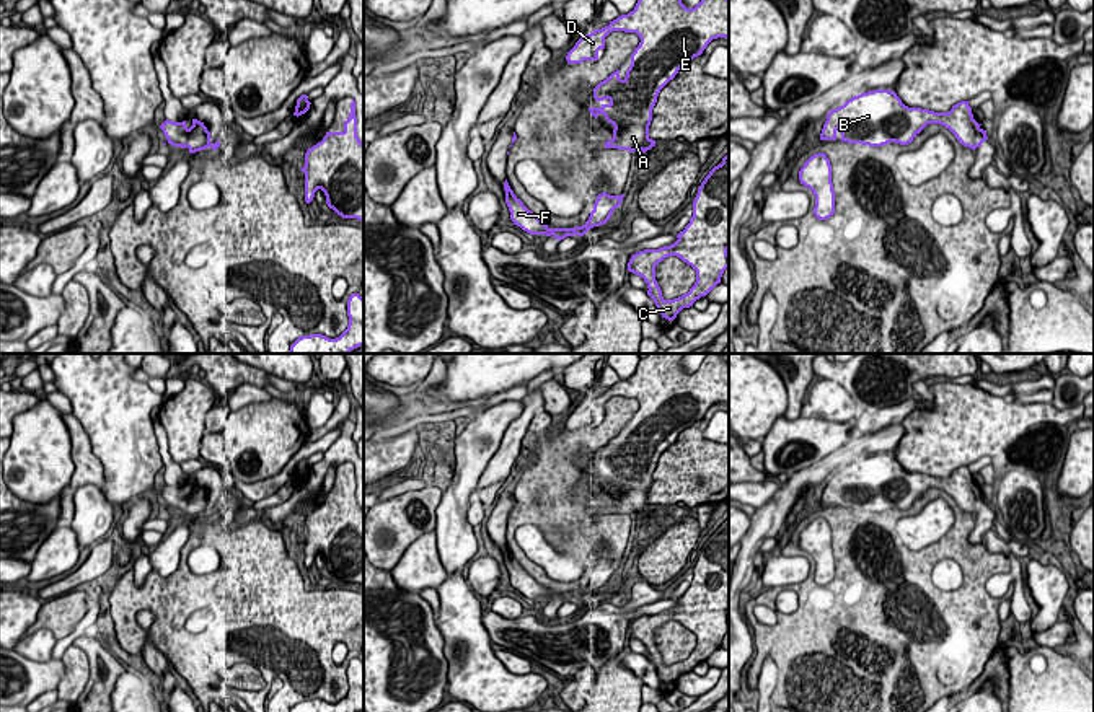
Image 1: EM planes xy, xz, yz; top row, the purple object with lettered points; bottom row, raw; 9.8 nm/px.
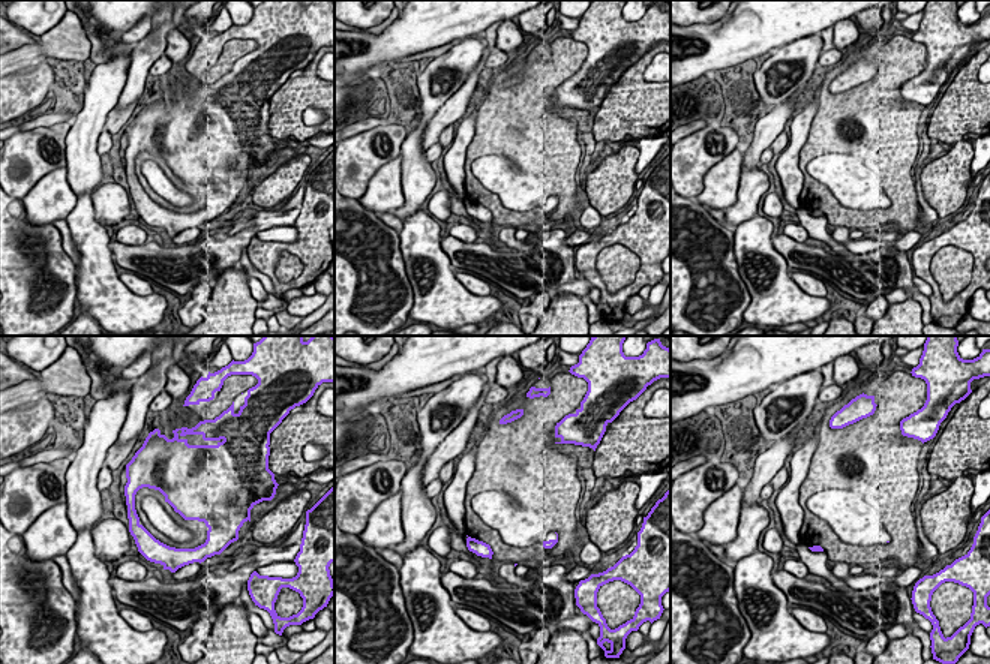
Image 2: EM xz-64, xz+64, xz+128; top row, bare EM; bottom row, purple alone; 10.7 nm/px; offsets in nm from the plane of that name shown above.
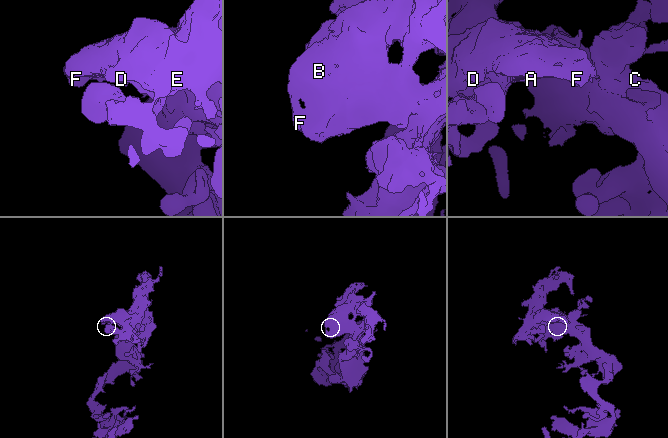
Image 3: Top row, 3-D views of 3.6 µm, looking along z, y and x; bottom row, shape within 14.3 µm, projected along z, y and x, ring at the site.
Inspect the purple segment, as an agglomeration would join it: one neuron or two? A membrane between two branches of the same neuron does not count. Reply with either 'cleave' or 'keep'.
keep

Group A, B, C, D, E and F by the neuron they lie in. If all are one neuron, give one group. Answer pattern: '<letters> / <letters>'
A B C D E F

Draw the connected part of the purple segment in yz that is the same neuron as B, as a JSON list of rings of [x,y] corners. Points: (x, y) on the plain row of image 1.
[[[874,455],[848,464],[843,471],[827,479],[820,505],[882,512],[890,507],[908,510],[928,490],[941,489],[949,494],[959,508],[975,515],[986,502],[972,479],[968,466],[960,466],[949,477],[934,477],[921,472],[908,472],[895,456]]]

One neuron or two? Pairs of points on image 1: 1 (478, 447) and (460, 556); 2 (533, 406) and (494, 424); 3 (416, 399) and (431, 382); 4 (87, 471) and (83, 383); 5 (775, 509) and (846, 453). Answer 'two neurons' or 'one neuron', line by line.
1: one neuron
2: two neurons
3: one neuron
4: two neurons
5: one neuron

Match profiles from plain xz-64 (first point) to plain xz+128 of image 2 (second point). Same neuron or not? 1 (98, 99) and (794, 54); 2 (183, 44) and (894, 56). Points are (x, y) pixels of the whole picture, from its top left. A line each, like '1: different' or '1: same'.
1: same
2: different

